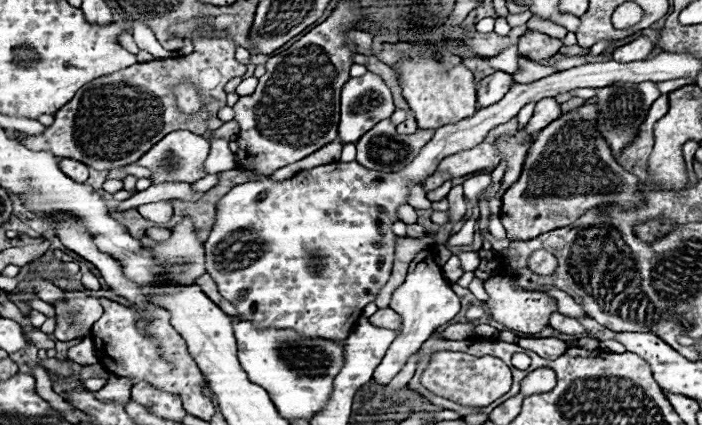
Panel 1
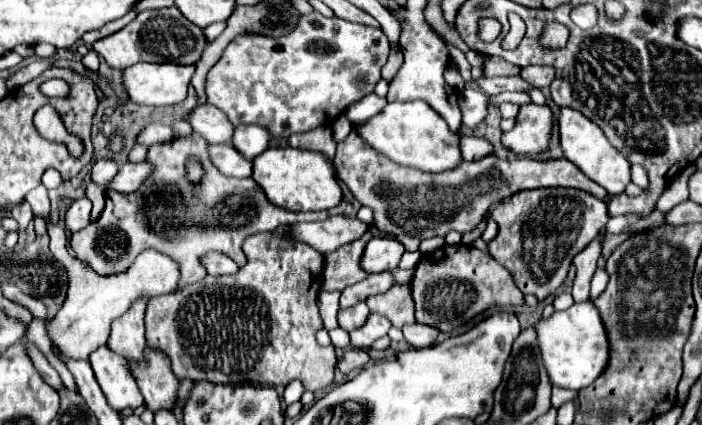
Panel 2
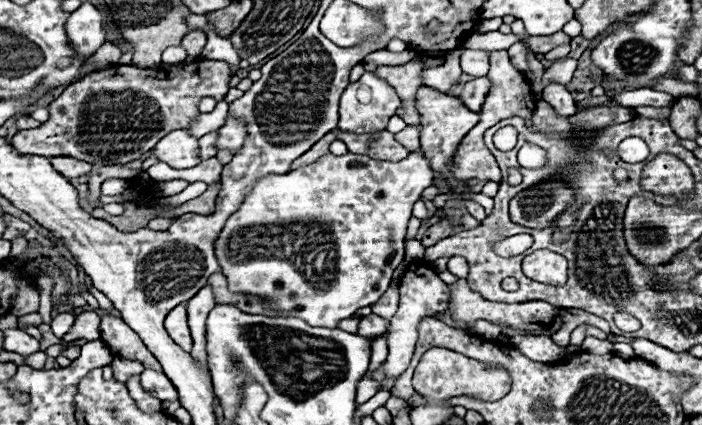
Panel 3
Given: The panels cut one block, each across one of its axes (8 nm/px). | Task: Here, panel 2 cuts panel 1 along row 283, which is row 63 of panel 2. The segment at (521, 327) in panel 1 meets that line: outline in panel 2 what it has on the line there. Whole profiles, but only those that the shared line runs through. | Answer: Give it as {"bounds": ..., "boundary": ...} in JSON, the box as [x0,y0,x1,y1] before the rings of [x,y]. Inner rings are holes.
{"bounds":[484,56,520,76],"boundary":[[[486,56],[484,60],[484,68],[486,68],[486,76],[512,76],[518,74],[520,66],[514,66],[502,58],[490,58]]]}

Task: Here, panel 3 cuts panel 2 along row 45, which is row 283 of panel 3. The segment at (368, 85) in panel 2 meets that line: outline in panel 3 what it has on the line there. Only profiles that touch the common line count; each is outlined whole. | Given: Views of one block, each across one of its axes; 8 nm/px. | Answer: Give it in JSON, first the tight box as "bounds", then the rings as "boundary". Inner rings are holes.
{"bounds":[214,152,434,328],"boundary":[[[348,152],[344,156],[324,154],[314,164],[308,164],[304,168],[292,170],[292,172],[282,174],[282,176],[266,176],[266,180],[260,180],[260,184],[254,186],[250,196],[246,196],[240,210],[228,218],[226,226],[222,228],[222,232],[216,240],[214,252],[216,252],[218,262],[220,262],[220,272],[224,272],[224,276],[228,278],[230,290],[258,294],[258,296],[262,296],[262,300],[276,304],[280,310],[284,310],[282,316],[286,316],[286,318],[302,318],[314,326],[334,328],[340,320],[354,316],[354,312],[358,308],[364,308],[364,306],[378,302],[378,298],[388,290],[392,272],[396,270],[396,266],[404,258],[404,236],[406,236],[408,220],[412,218],[412,206],[422,196],[424,188],[432,186],[432,178],[434,178],[434,170],[430,168],[430,164],[422,152],[412,152],[408,158],[404,158],[400,162],[374,160],[366,154],[352,154],[352,152]]]}

